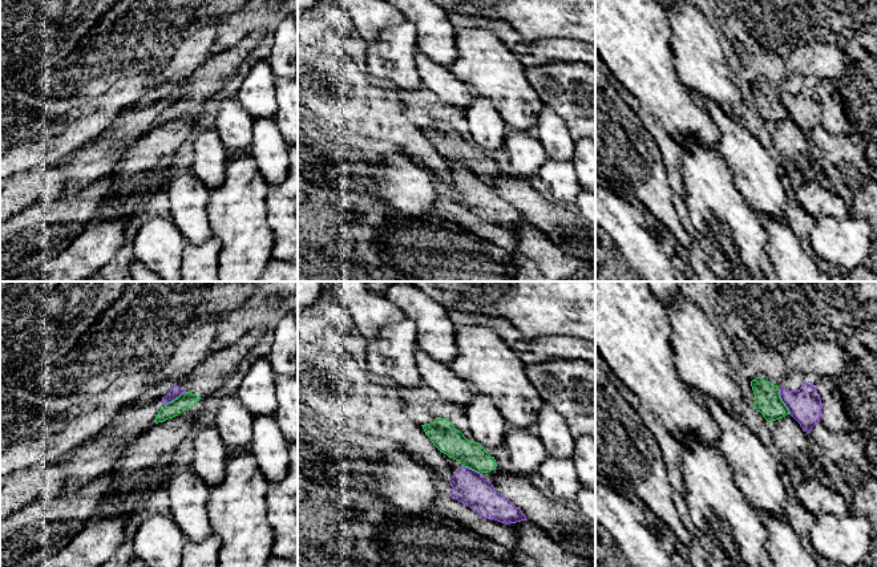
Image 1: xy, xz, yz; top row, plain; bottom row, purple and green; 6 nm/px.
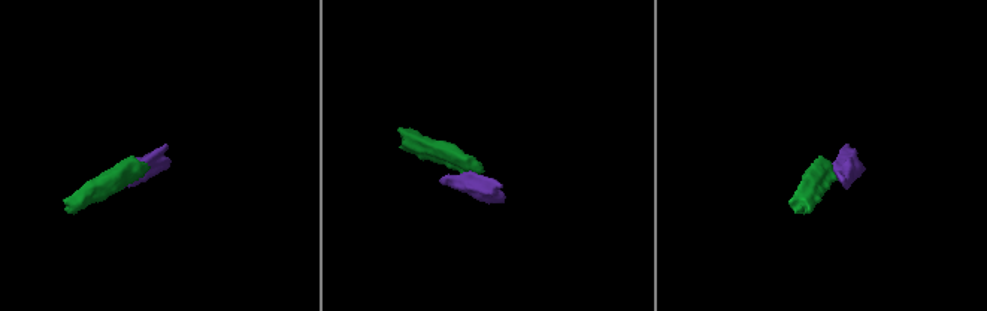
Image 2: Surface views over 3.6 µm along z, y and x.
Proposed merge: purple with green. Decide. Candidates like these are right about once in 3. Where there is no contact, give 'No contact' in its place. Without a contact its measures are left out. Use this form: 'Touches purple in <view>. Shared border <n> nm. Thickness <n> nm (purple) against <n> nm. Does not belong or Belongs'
Touches purple in yz. Shared border 170 nm. Thickness 200 nm (purple) against 160 nm. Does not belong

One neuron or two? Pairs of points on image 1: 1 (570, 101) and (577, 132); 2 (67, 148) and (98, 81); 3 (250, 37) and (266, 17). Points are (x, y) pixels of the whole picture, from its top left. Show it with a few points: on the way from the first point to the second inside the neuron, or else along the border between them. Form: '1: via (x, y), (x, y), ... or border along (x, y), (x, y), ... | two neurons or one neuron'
1: via (577, 109), (577, 124) | one neuron
2: border along (117, 81), (89, 100) | two neurons
3: border along (267, 29), (258, 28), (247, 33) | two neurons

